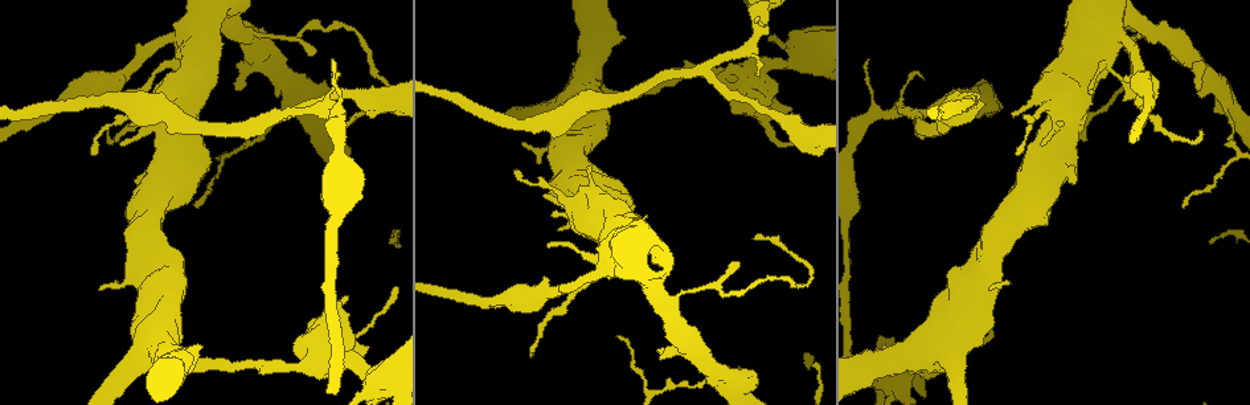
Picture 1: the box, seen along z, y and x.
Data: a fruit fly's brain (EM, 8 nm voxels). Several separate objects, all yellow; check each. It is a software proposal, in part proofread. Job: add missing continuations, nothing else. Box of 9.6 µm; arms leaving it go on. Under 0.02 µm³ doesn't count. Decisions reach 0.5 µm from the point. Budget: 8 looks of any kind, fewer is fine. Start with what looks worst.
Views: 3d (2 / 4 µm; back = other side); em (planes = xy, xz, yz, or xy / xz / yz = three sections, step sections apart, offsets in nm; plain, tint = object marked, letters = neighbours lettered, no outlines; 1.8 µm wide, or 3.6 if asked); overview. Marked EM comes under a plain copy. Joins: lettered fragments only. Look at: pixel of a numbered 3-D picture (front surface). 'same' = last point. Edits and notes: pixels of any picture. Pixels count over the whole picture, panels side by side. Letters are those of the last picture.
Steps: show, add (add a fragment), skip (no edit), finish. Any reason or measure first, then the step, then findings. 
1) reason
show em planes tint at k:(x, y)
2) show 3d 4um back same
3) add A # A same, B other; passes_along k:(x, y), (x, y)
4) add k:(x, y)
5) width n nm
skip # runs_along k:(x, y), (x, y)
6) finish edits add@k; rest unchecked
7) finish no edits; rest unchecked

long arm stops here
show em planes tint at 1:(1199, 131)

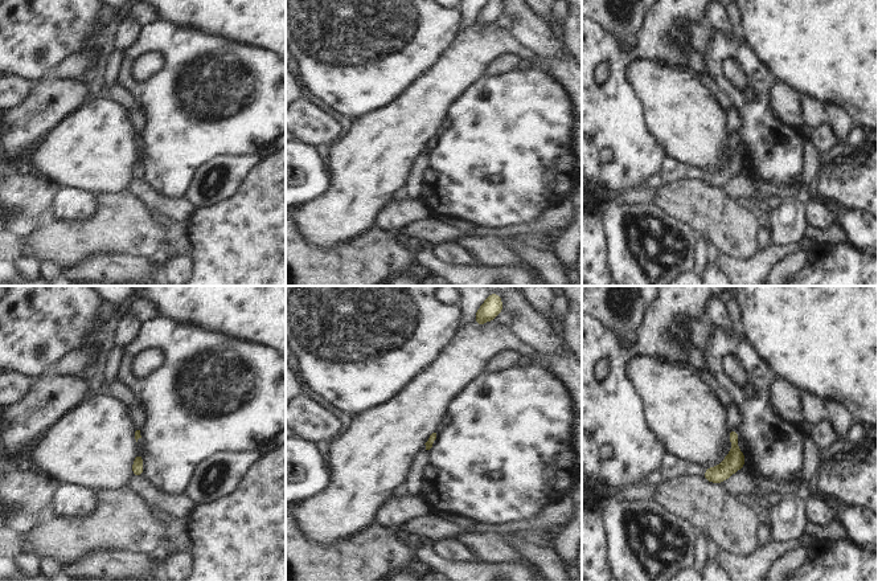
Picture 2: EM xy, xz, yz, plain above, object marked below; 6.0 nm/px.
show em planes letters same

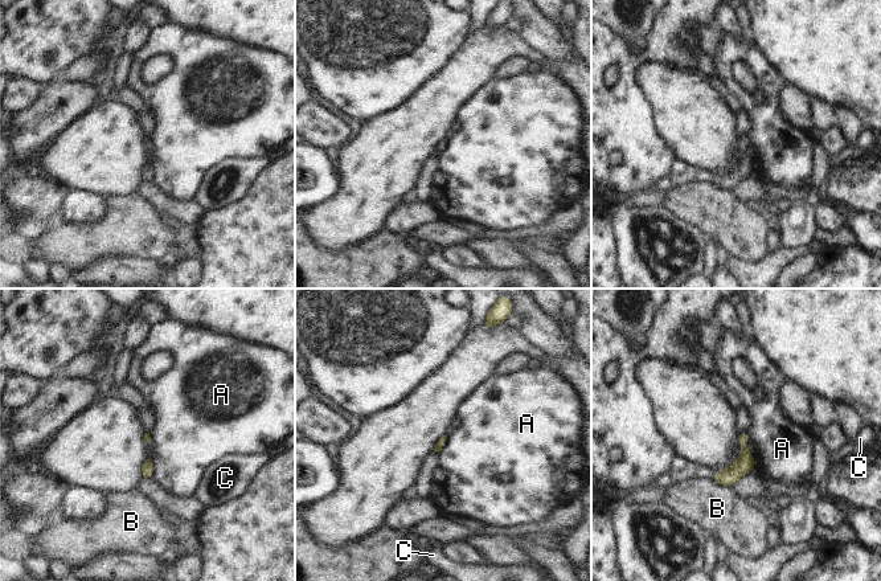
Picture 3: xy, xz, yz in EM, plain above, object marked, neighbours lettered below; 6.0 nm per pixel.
skip # A other, B other, C other; none of them fits

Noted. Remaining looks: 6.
thick end
show 3d 2um at 1:(348, 296)

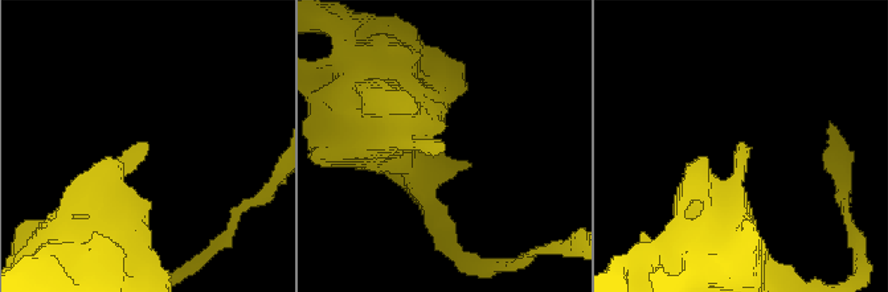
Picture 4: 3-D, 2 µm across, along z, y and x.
show em planes letters at 4:(747, 147)

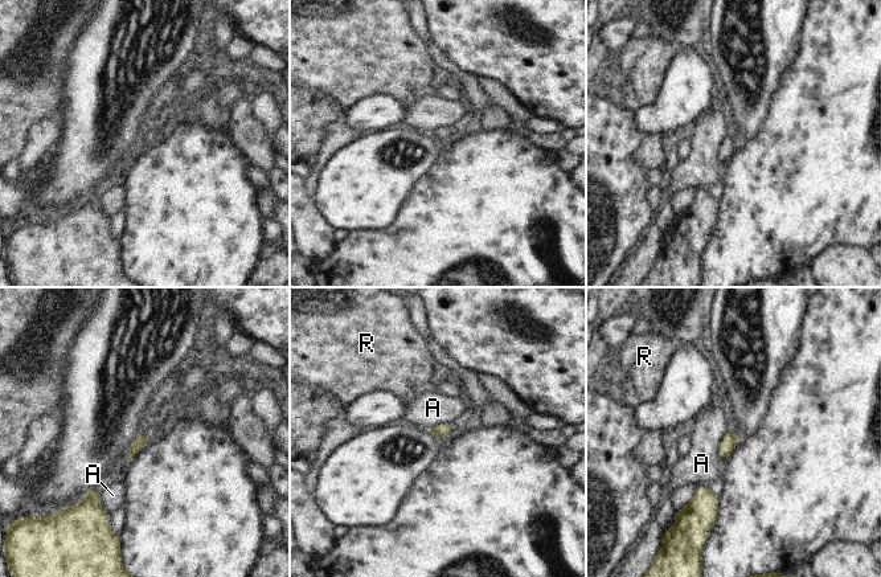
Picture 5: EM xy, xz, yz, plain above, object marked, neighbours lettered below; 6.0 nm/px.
skip # A other, R other; border 5:(726, 432), (720, 443), (721, 461); no lettered fragment goes on from it

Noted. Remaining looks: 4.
three-way junction
show em xz step 4 letters at 1:(707, 69)

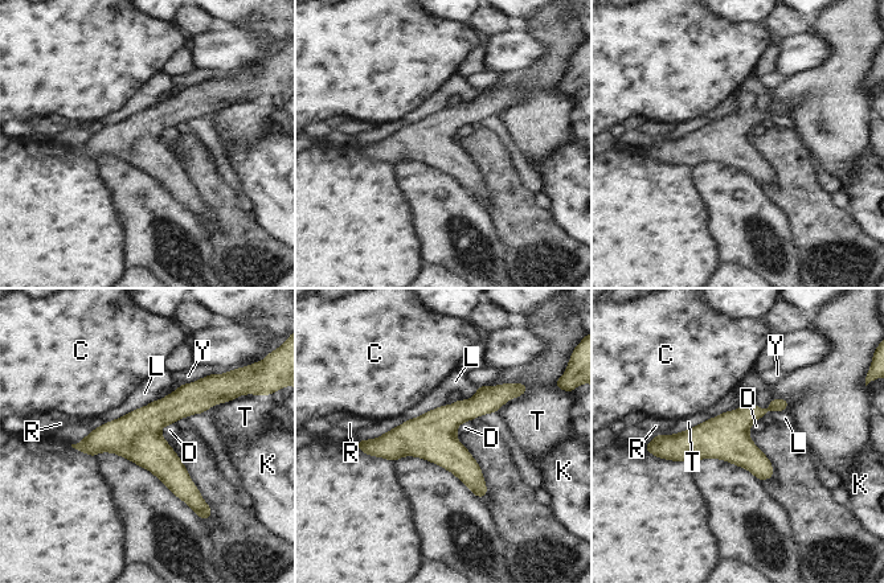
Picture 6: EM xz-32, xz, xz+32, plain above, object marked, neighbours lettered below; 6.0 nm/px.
another direction
show em planes letters same

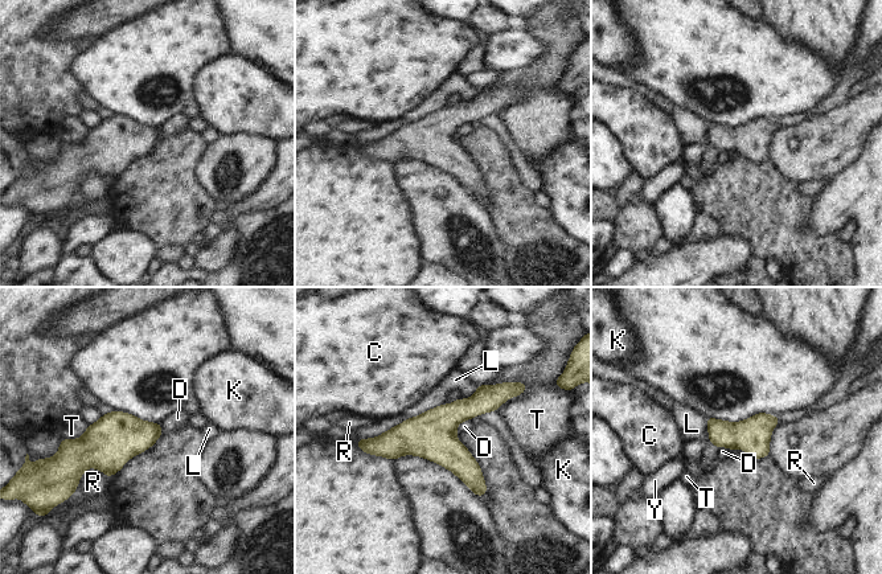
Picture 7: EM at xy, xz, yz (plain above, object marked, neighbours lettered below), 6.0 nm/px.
skip # C other, D other, K other, L other, R other, T other, Y other; runs_along 7:(509, 393), (429, 435), (364, 442); no lettered fragment goes on from it

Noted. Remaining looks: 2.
show em yz step 4 letters at 1:(99, 288)

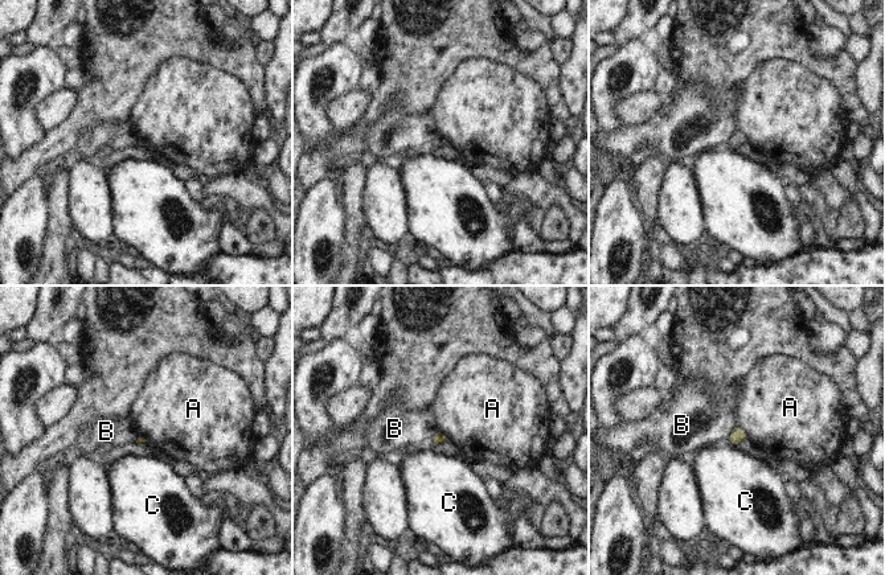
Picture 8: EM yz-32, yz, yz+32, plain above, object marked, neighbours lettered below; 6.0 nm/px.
skip # A other, B other, C other; border 8:(746, 431), (749, 436); none of them fits

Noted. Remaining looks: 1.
finish no edits; rest unchecked

